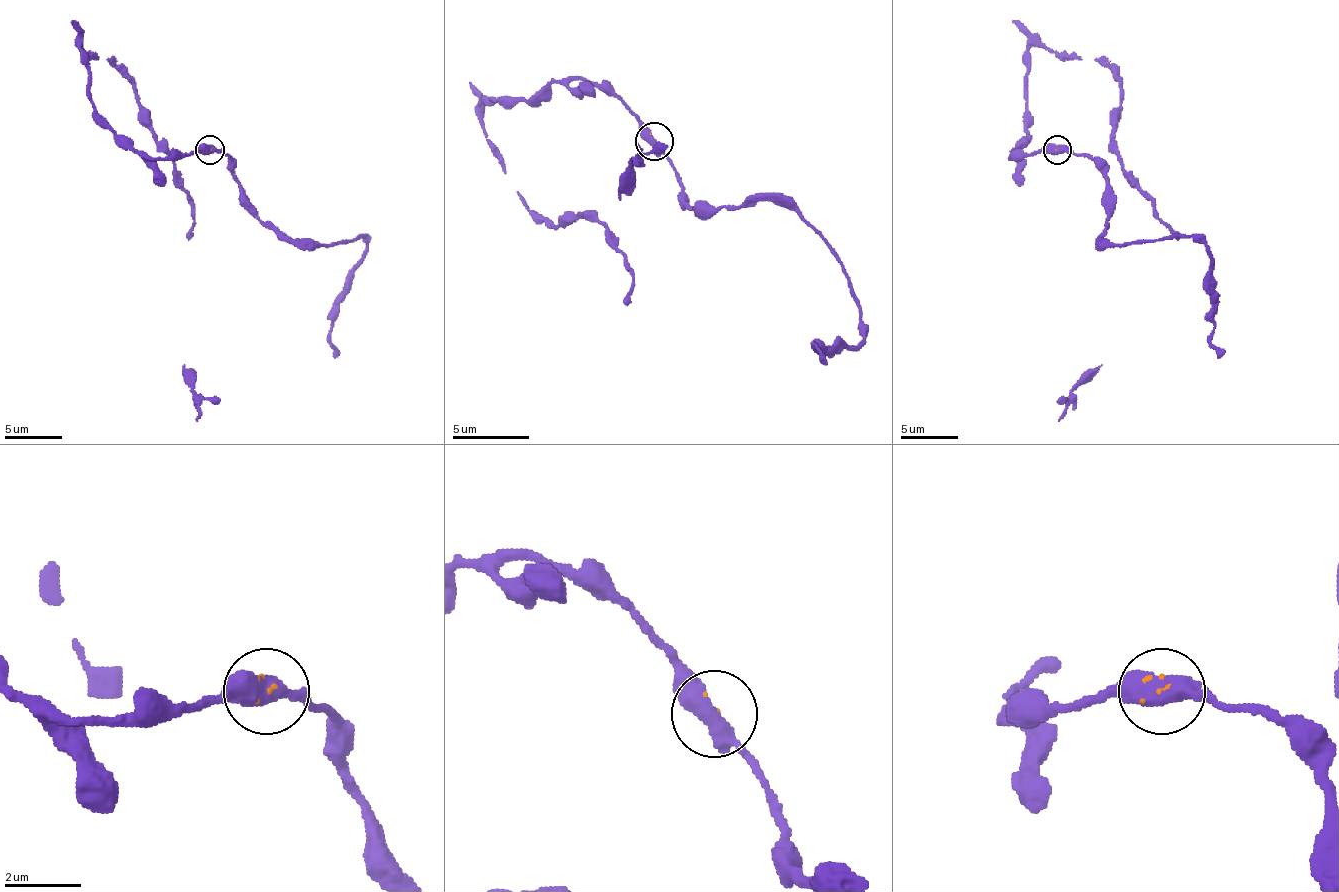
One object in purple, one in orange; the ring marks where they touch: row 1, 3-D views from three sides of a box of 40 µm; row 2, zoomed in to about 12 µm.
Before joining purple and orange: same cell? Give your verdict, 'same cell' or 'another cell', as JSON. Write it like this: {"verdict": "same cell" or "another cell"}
{"verdict": "another cell"}

